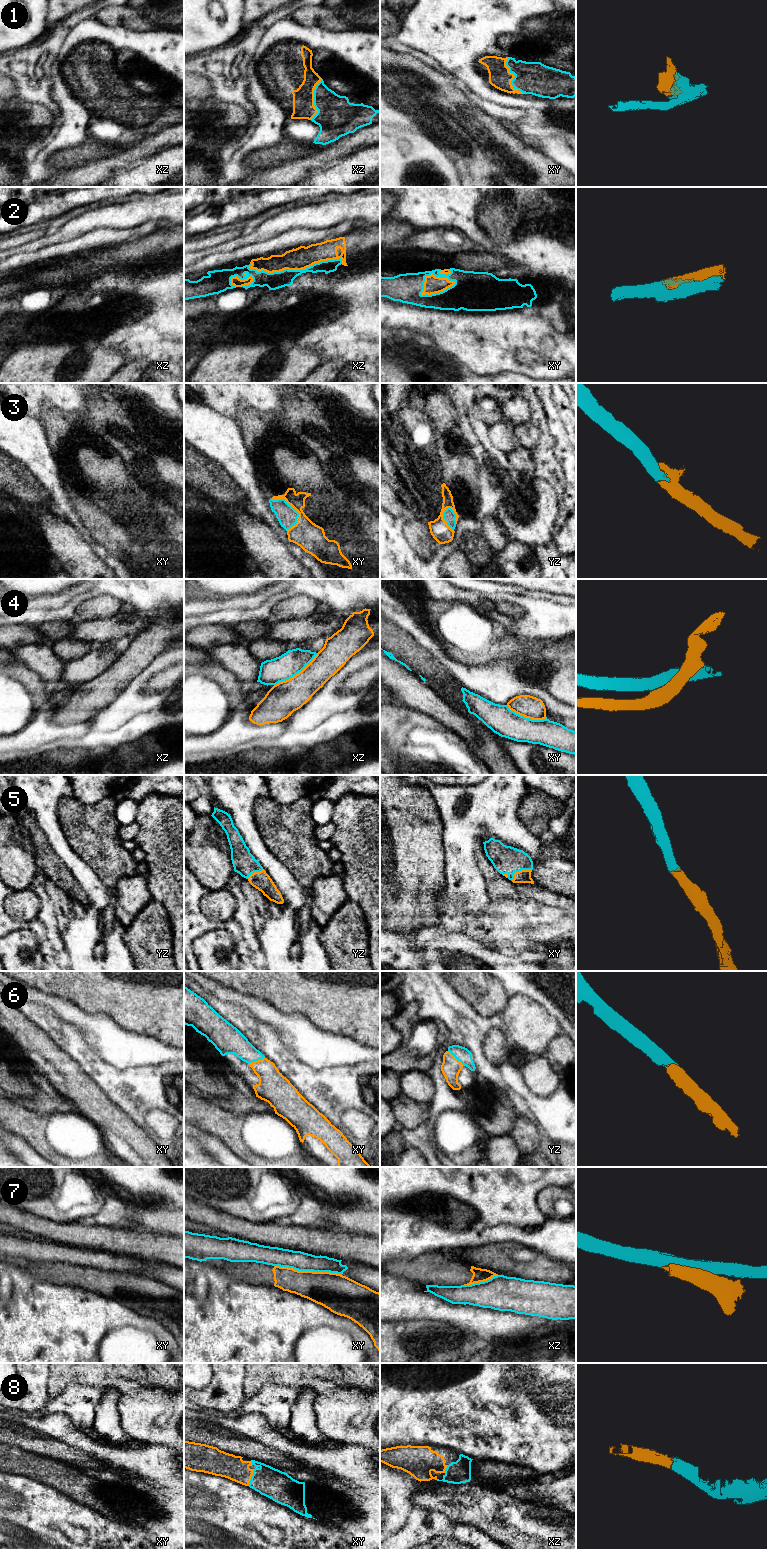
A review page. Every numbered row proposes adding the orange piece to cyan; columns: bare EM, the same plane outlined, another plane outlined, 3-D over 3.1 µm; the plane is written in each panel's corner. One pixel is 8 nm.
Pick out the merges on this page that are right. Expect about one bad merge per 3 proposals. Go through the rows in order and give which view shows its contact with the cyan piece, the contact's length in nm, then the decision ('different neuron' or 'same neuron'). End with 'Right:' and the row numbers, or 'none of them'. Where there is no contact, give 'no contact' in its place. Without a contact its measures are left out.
1: meets cyan in xy; contact 320 nm long; same neuron
2: meets cyan in xz; contact 750 nm long; same neuron
3: meets cyan in xy; contact 300 nm long; same neuron
4: meets cyan in xz; contact 440 nm long; different neuron
5: meets cyan in xy; contact 190 nm long; same neuron
6: meets cyan in yz; contact 180 nm long; same neuron
7: meets cyan in xy; contact 550 nm long; different neuron
8: meets cyan in xy; contact 140 nm long; same neuron
Right: 1, 2, 3, 5, 6, 8

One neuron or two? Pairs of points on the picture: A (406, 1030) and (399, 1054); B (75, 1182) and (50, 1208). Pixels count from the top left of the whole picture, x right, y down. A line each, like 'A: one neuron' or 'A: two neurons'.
A: one neuron
B: one neuron

